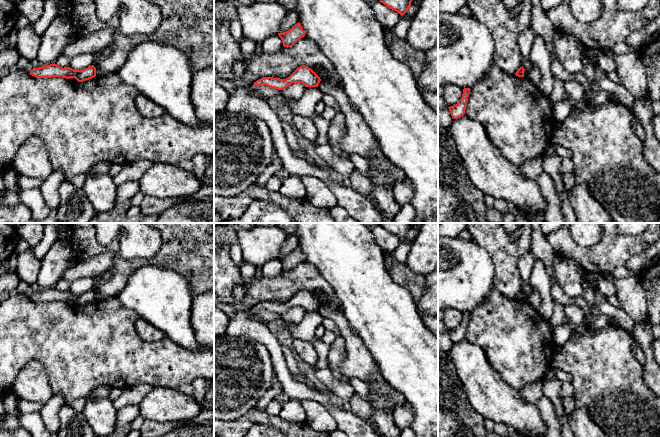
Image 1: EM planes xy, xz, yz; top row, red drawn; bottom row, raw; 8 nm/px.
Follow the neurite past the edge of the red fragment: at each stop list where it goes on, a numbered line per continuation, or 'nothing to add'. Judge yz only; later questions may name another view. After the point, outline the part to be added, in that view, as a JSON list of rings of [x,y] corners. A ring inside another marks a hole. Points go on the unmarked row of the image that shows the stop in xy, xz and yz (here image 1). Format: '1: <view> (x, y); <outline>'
nothing to add

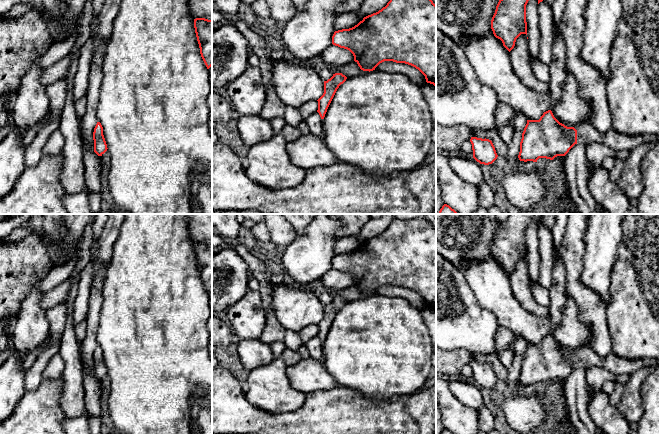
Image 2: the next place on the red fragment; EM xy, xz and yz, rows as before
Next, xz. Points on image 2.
nothing to add

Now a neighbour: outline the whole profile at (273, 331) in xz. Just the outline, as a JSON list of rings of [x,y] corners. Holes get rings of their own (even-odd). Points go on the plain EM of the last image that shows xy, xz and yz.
[[[271,303],[269,312],[266,316],[265,329],[259,336],[258,340],[267,344],[271,344],[274,341],[283,341],[285,332],[286,330],[278,321],[275,310]]]

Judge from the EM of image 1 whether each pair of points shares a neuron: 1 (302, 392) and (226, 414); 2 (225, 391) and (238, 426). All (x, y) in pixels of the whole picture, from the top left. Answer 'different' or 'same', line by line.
1: different
2: different

